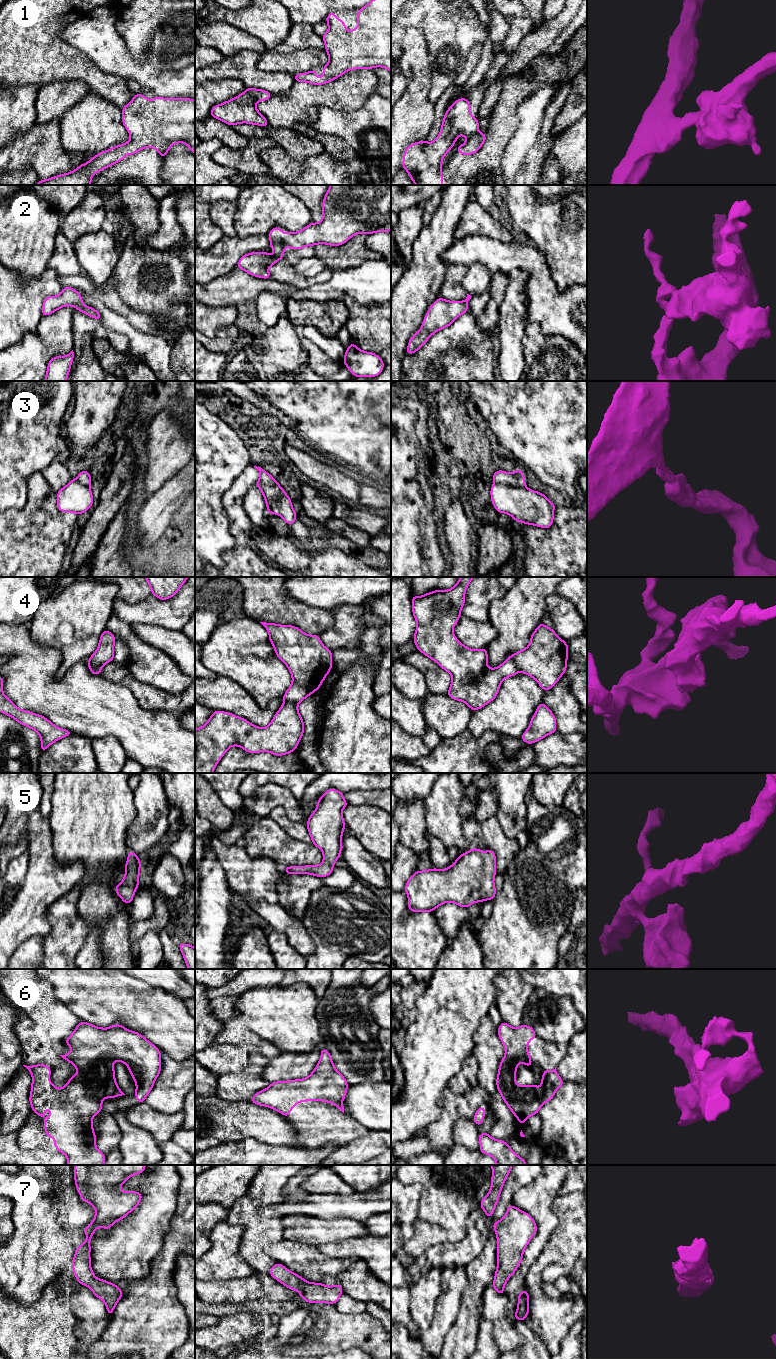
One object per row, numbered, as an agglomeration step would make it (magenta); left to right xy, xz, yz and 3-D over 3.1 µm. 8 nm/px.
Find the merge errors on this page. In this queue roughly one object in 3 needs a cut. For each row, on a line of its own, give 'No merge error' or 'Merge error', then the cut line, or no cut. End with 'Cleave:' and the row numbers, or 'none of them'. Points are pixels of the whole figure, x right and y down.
1: No merge error. No split
2: Merge error. Split along xy (82, 302), (76, 306)
3: Merge error. Split along yz (494, 483), (524, 486)
4: Merge error. Split along xy (105, 662), (89, 666)
5: No merge error. No split
6: No merge error. No split
7: No merge error. No split
Cleave: 2, 3, 4

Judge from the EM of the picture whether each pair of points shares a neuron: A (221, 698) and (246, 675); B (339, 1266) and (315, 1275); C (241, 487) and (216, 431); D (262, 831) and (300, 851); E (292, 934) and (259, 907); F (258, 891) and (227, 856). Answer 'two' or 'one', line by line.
A: two
B: one
C: two
D: one
E: one
F: one

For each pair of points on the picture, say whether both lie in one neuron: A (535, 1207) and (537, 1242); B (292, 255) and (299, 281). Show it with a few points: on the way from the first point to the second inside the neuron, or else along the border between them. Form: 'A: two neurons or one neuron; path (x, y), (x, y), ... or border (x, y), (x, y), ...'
A: one neuron; path (542, 1216), (542, 1233)
B: two neurons; border (281, 259), (292, 264)

